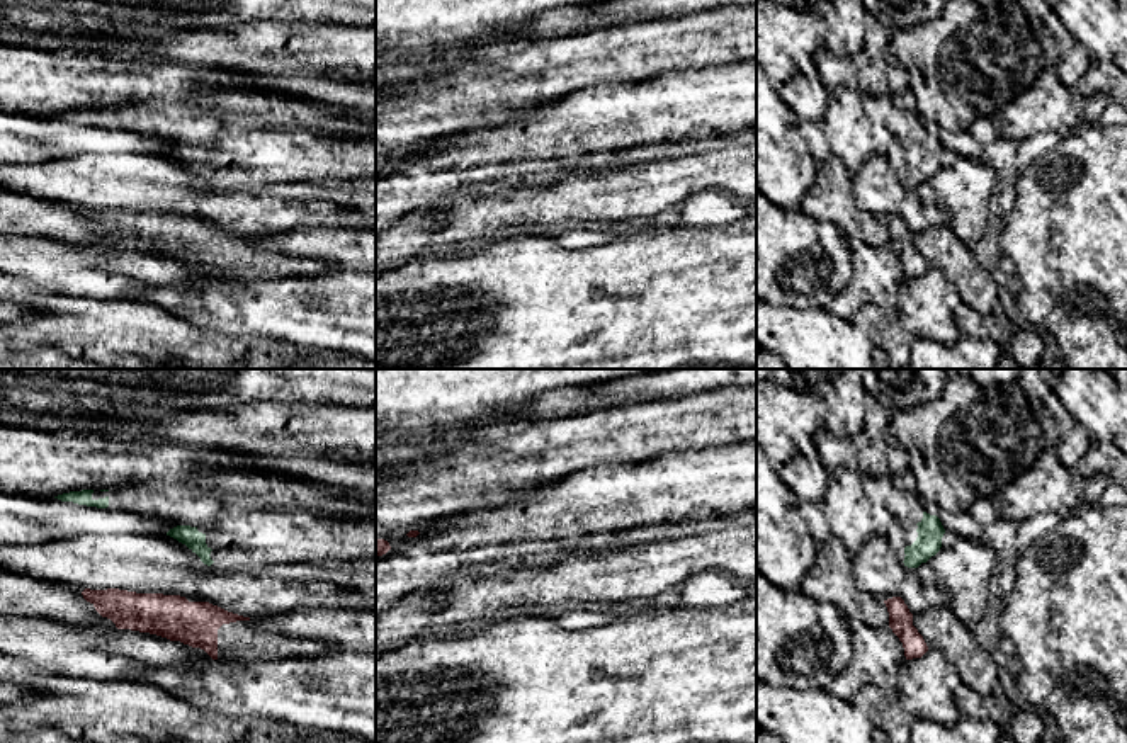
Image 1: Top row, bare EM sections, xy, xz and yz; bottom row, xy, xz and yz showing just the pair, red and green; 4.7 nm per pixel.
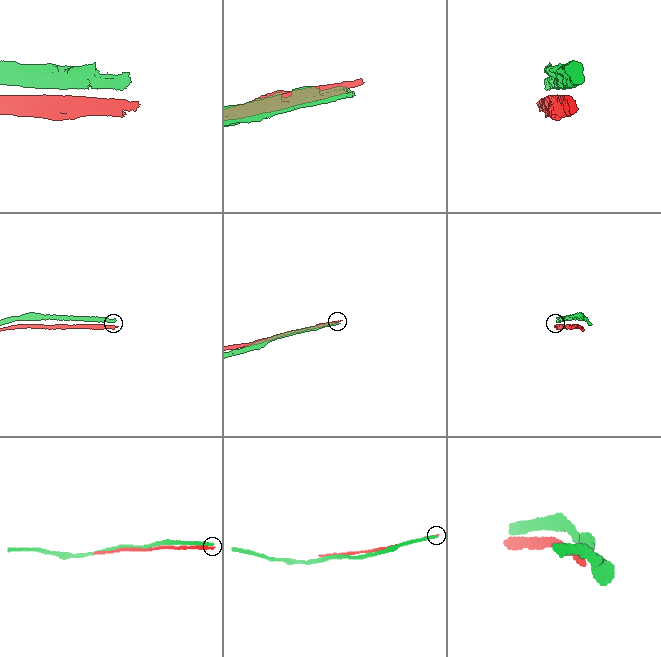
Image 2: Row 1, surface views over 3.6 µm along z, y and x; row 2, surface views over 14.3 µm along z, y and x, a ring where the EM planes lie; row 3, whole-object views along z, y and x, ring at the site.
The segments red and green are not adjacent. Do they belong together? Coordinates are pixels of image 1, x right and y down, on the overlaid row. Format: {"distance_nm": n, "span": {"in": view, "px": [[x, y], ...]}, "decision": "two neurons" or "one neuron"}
{"distance_nm": 150, "span": {"in": "yz", "px": [[900, 597], [908, 567]]}, "decision": "two neurons"}

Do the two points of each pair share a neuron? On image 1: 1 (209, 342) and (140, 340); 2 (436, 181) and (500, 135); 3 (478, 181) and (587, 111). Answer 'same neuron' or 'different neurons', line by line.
1: same neuron
2: same neuron
3: same neuron

